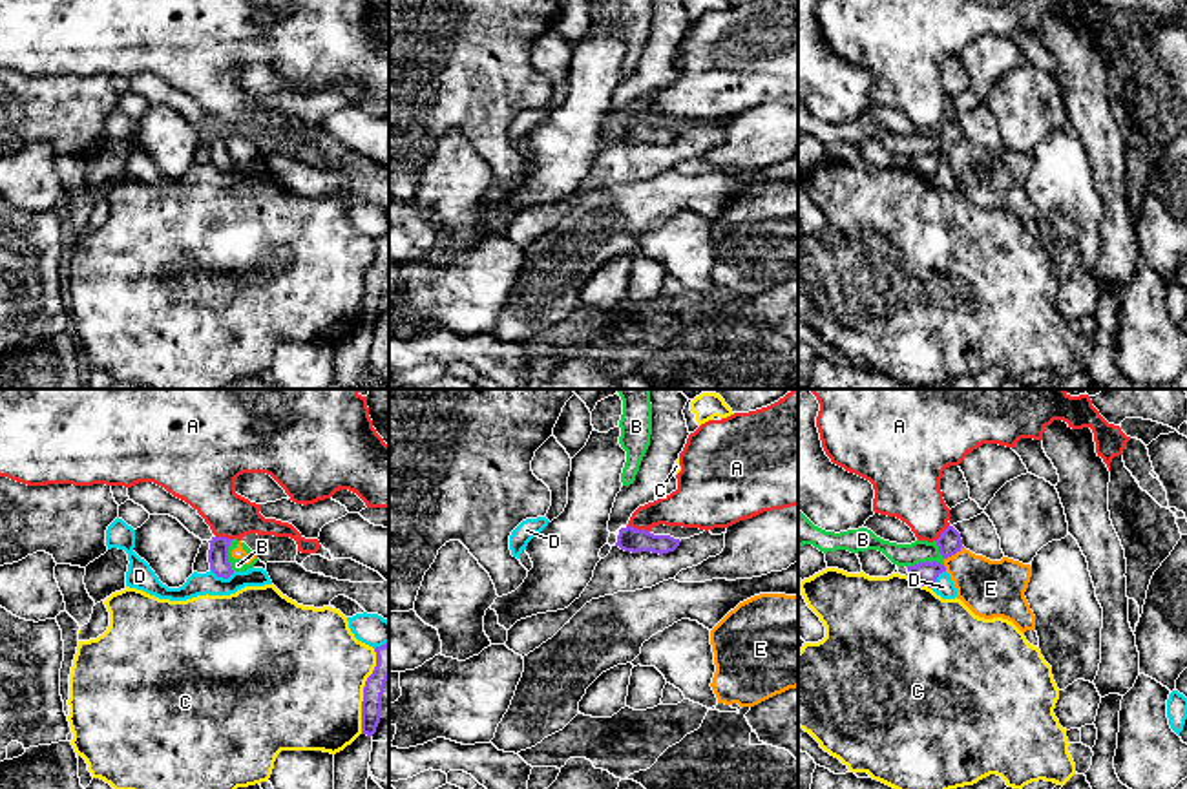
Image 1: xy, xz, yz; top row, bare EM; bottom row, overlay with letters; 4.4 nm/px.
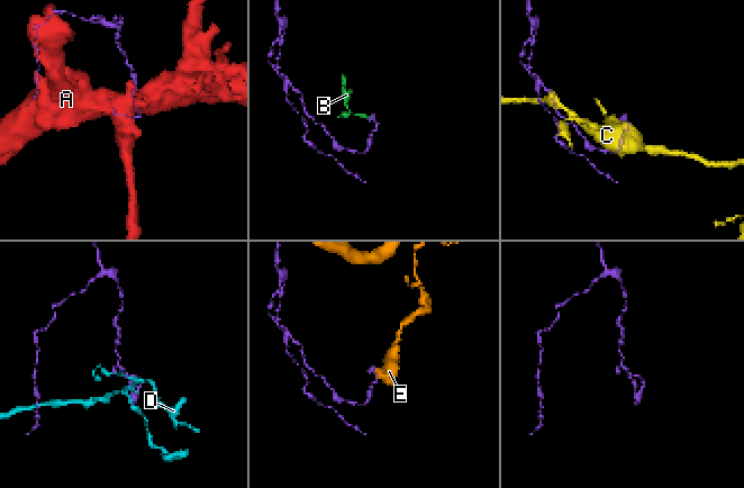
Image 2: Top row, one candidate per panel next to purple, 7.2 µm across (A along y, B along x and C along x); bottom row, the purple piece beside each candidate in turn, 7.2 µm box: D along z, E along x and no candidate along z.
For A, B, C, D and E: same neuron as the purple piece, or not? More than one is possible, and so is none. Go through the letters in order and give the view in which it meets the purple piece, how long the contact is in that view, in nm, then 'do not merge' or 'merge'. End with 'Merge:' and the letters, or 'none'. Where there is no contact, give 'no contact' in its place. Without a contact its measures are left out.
A: xz | 110 nm | do not merge
B: yz | 170 nm | do not merge
C: yz | 130 nm | do not merge
D: xy | 110 nm | do not merge
E: yz | 110 nm | do not merge
Merge: none

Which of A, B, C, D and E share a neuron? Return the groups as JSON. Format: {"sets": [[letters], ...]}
{"sets": [["A"], ["B", "E"], ["C"], ["D"]]}

